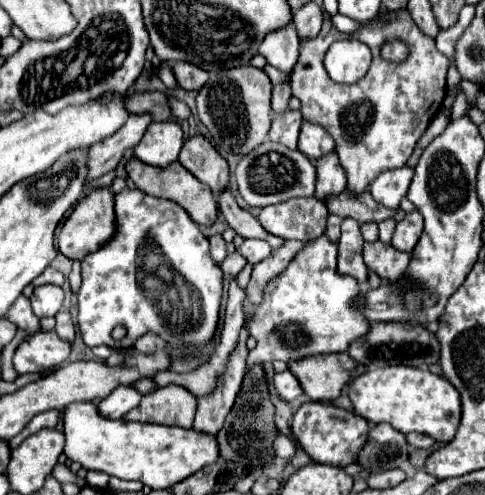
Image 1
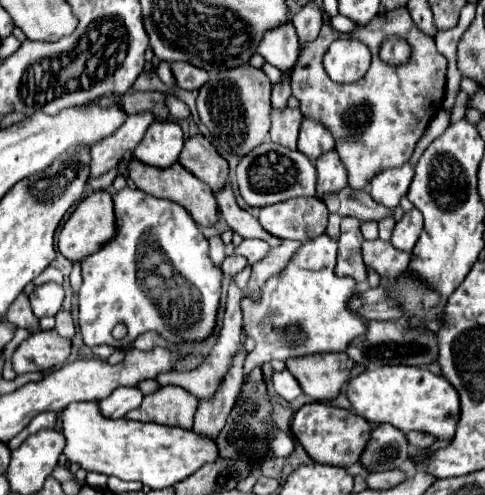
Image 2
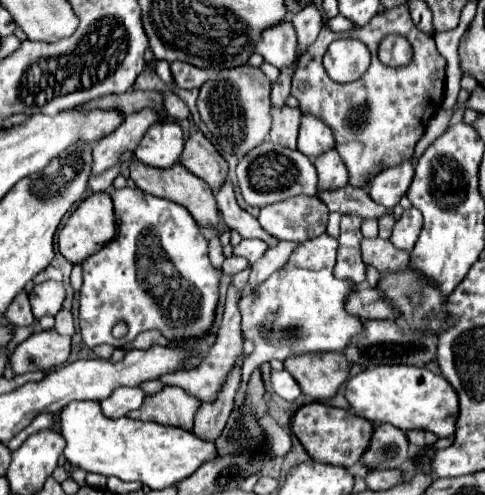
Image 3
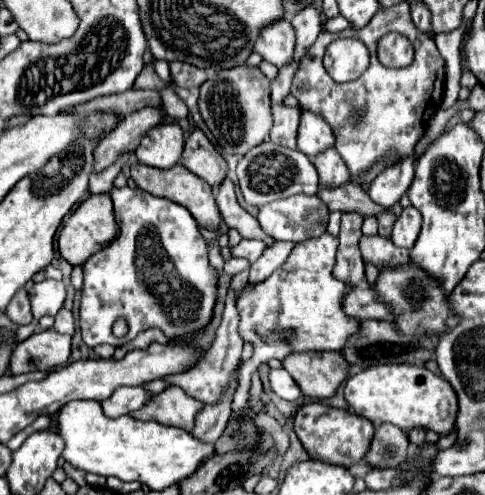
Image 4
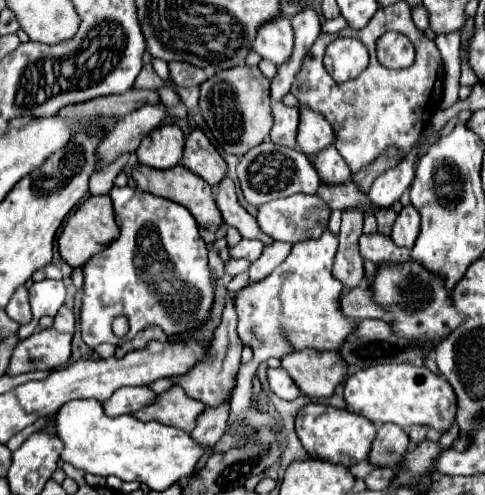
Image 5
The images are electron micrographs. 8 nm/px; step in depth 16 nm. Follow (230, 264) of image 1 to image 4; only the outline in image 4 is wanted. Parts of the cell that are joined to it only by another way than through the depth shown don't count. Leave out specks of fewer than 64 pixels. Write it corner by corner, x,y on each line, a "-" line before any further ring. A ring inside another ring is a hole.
230,258
230,260
226,260
226,264
224,264
224,272
230,274
230,276
236,276
238,272
244,272
244,270
248,270
248,268
250,268
250,264
248,264
244,258

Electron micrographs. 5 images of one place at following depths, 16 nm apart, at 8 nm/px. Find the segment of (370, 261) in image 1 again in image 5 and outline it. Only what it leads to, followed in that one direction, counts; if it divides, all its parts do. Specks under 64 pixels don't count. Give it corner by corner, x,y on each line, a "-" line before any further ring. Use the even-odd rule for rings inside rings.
378,232
362,234
360,242
358,242
358,248
360,248
362,258
374,260
374,264
380,264
384,260
402,260
404,262
404,260
410,258
408,248
396,246
390,236
380,236

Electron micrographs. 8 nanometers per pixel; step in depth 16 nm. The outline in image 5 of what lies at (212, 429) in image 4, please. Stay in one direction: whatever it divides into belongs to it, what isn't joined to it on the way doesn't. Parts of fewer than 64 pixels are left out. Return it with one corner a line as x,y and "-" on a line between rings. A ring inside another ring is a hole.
222,404
218,408
206,408
206,412
200,416
200,420
192,432
194,440
198,444
214,448
216,440
220,440
220,436
224,434
226,420
228,420
228,404

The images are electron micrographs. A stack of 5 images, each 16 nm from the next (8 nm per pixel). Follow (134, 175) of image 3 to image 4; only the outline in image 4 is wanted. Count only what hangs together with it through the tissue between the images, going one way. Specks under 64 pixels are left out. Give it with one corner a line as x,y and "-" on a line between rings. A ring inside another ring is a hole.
134,164
132,166
132,172
130,172
132,180
136,182
138,188
142,188
144,192
150,192
150,194
156,194
160,198
168,198
176,204
182,204
184,208
190,210
190,214
196,218
196,222
202,226
202,228
208,228
208,230
218,230
220,222
222,222
222,216
218,212
218,206
214,202
214,194
212,194
212,188
202,180
198,178
196,174
192,174
188,168
184,168
182,164
176,164
168,170
158,170
158,168
150,168
150,166
144,166
144,164

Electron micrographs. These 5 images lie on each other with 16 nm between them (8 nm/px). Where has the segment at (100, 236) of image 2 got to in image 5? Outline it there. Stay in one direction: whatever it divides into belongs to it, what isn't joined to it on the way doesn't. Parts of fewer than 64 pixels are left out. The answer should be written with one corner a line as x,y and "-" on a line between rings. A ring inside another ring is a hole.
90,196
66,222
60,238
58,238
58,252
62,260
70,268
82,268
94,254
102,252
112,240
118,236
118,226
114,220
112,200
110,196

